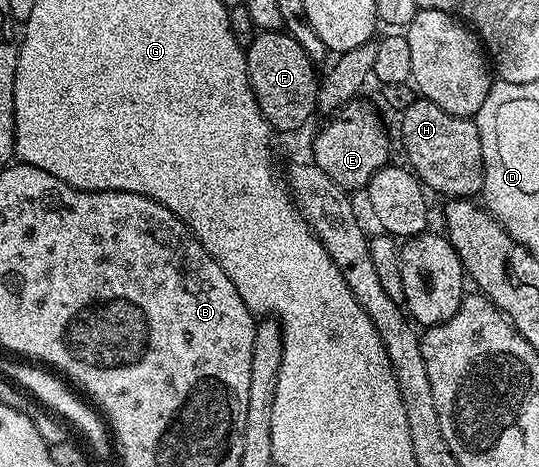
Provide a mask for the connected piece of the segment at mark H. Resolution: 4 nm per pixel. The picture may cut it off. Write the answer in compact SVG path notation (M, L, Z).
M419 96L412 103L412 107L401 110L400 117L402 117L402 145L406 148L407 159L410 160L408 165L423 186L431 194L443 193L443 198L446 199L477 198L482 192L484 183L484 159L477 124L464 117L448 115L444 107L436 107L436 103L432 103L424 96Z

